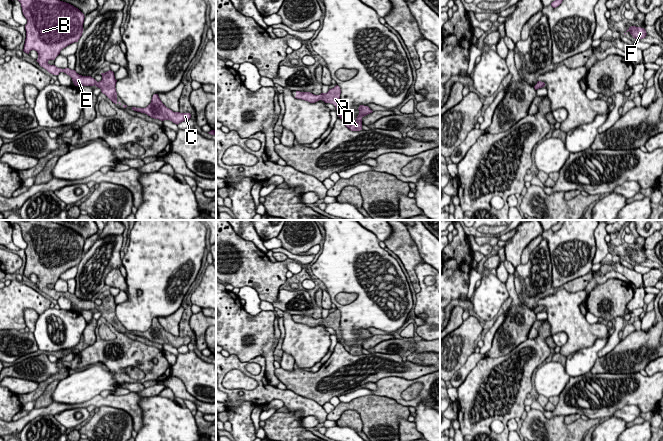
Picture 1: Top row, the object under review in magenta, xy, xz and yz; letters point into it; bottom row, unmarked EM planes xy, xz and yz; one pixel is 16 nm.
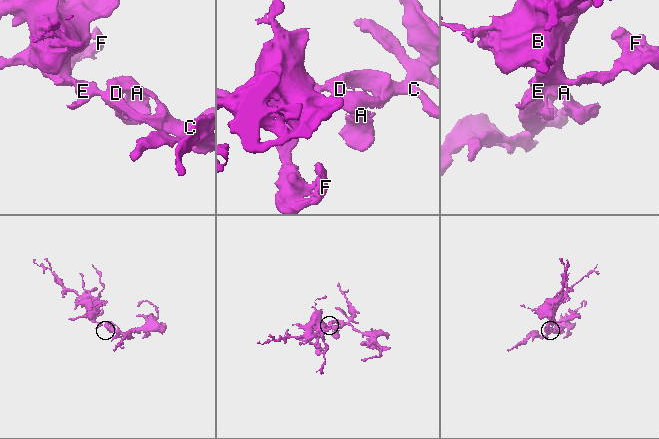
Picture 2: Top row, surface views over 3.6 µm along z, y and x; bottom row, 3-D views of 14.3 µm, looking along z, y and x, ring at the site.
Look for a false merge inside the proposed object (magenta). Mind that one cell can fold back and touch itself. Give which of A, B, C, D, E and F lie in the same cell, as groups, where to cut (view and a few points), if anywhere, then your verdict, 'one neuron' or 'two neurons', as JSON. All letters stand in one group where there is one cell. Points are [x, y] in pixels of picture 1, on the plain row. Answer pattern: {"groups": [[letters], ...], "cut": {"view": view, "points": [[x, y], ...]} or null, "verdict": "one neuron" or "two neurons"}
{"groups": [["A", "B", "C", "D", "E", "F"]], "cut": null, "verdict": "one neuron"}

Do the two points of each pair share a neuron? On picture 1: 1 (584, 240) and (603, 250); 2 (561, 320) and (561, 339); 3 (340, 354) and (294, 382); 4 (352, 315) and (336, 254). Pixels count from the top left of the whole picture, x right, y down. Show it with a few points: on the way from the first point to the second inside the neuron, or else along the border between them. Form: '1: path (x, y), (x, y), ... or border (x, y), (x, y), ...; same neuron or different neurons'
1: border (595, 230), (595, 255), (592, 263); different neurons
2: border (552, 335), (564, 332), (568, 339); different neurons
3: path (331, 366), (315, 382), (306, 382); same neuron
4: path (361, 300), (361, 289), (354, 280), (351, 269); same neuron

